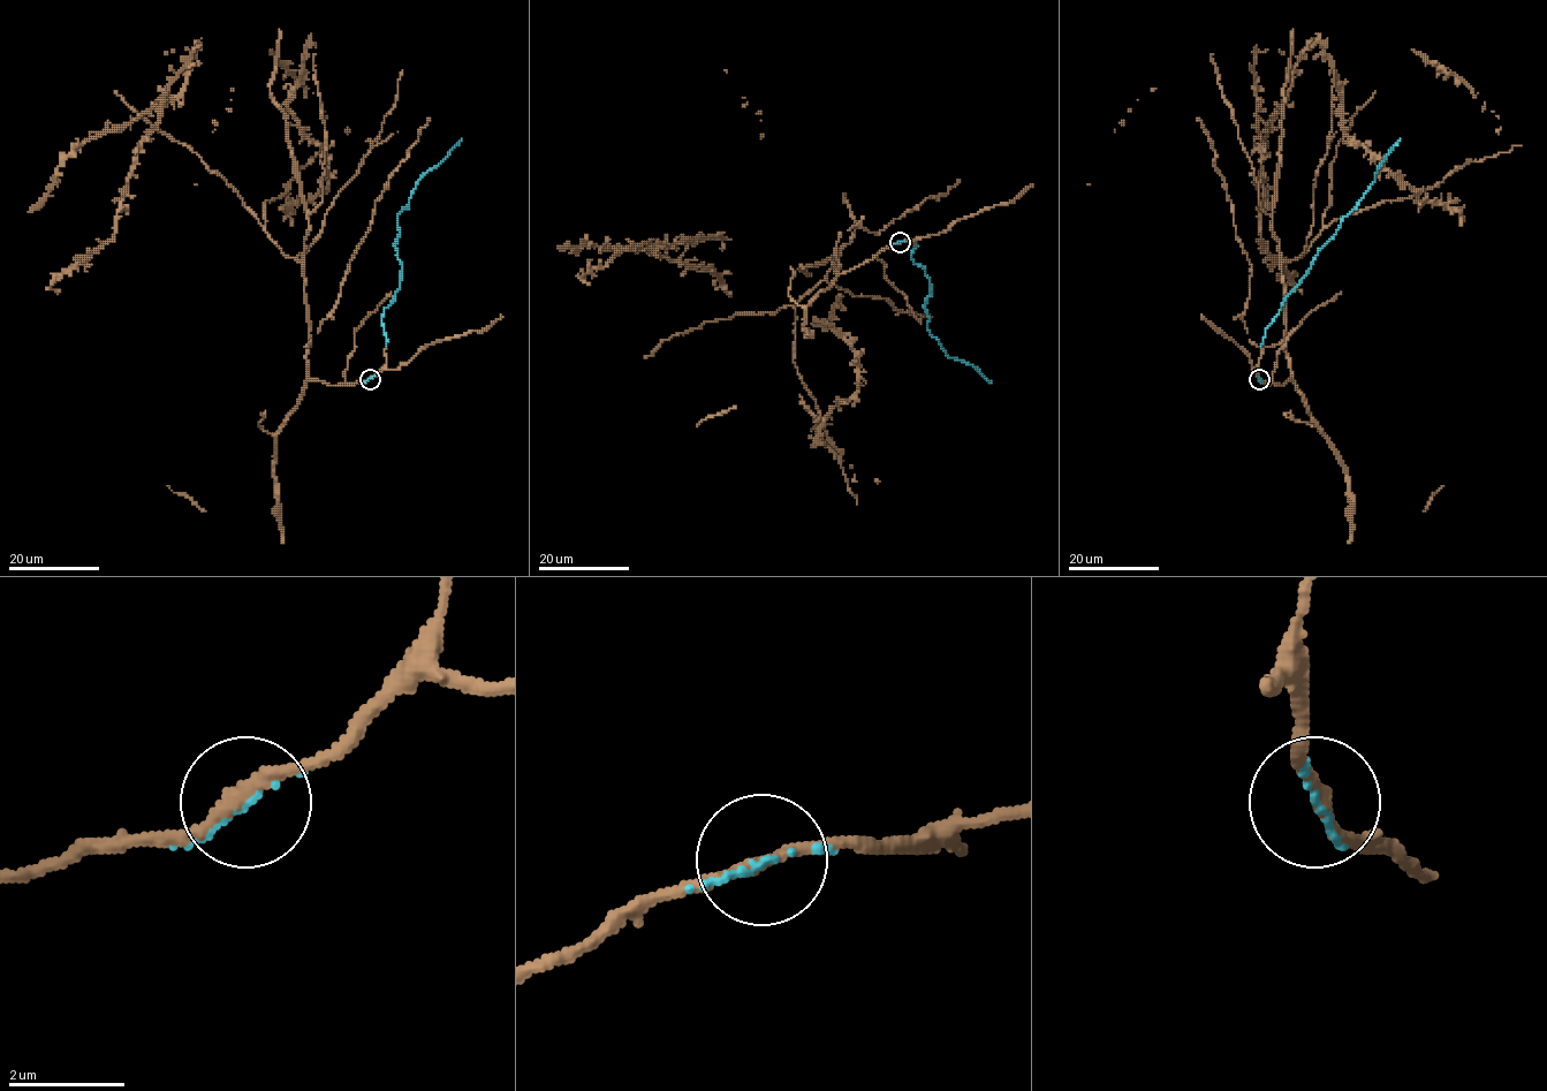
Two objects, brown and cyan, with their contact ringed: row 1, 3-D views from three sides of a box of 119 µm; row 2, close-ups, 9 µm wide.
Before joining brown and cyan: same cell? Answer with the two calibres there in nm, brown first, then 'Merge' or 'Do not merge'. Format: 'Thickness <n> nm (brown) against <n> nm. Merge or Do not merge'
Thickness 240 nm (brown) against 70 nm. Merge

